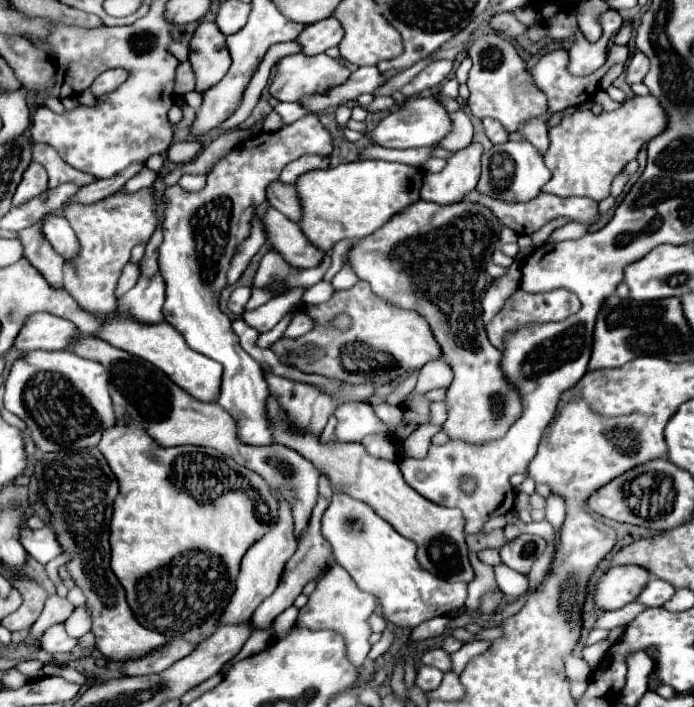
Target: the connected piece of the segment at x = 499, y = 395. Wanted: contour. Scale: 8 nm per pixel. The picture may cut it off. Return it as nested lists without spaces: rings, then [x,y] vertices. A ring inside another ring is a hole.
[[[420,199],[402,209],[400,213],[396,213],[374,235],[358,239],[352,251],[348,253],[348,263],[352,265],[354,273],[362,281],[368,281],[378,297],[382,297],[392,307],[416,311],[428,321],[434,339],[442,347],[442,359],[452,367],[454,373],[454,379],[446,389],[444,401],[448,407],[448,419],[442,425],[442,429],[448,433],[448,437],[460,437],[470,443],[482,443],[502,437],[506,429],[520,417],[522,409],[518,391],[512,385],[508,385],[498,367],[500,351],[488,341],[486,329],[482,325],[480,295],[490,283],[486,275],[486,263],[492,257],[494,241],[498,241],[500,229],[502,229],[500,219],[486,205],[470,201],[460,201],[454,205],[438,205]]]

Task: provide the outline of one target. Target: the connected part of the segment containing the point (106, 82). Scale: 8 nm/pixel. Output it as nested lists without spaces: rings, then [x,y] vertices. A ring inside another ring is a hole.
[[[122,68],[109,69],[100,74],[92,84],[92,92],[95,97],[100,97],[102,93],[112,91],[114,87],[118,87],[122,81],[128,79],[128,71]]]

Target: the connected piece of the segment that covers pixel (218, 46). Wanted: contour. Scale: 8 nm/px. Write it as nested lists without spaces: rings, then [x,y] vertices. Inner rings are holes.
[[[202,21],[190,41],[188,55],[194,75],[196,75],[196,91],[204,91],[210,85],[216,85],[230,67],[230,55],[226,49],[226,37],[214,23]]]

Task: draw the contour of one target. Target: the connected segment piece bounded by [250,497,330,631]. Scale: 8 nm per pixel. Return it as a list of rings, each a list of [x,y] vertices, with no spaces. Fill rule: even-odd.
[[[318,497],[318,503],[316,503],[316,507],[314,507],[314,511],[312,511],[312,517],[310,517],[310,525],[308,525],[306,533],[302,535],[296,553],[288,559],[288,563],[286,563],[286,567],[284,567],[284,571],[282,571],[282,577],[280,577],[280,583],[278,583],[276,591],[274,591],[270,597],[266,597],[266,599],[256,607],[256,611],[254,611],[252,619],[250,619],[250,625],[252,625],[254,631],[258,631],[258,629],[268,629],[268,627],[272,625],[272,621],[274,621],[284,609],[288,609],[288,607],[294,603],[294,599],[302,593],[302,587],[304,587],[310,579],[316,579],[316,577],[326,569],[328,557],[330,557],[330,543],[322,537],[322,531],[320,531],[320,519],[322,519],[322,513],[326,511],[326,507],[328,507],[328,501],[326,501],[324,497]]]

